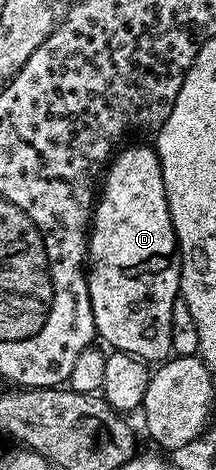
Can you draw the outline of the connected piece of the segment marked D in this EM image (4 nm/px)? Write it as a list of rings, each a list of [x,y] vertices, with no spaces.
[[[136,144],[133,148],[123,148],[113,155],[107,165],[94,204],[86,257],[90,306],[96,335],[109,344],[109,349],[137,356],[145,362],[163,362],[173,355],[170,314],[180,296],[178,245],[170,206],[166,202],[166,186],[162,182],[164,165],[160,163],[155,147]]]

